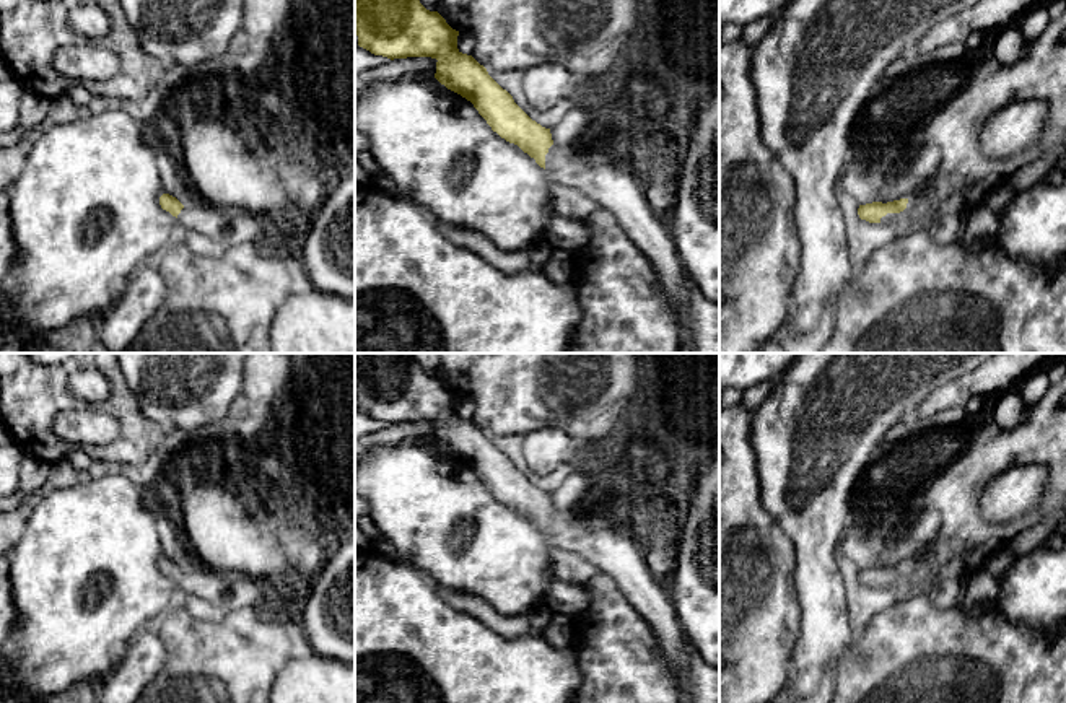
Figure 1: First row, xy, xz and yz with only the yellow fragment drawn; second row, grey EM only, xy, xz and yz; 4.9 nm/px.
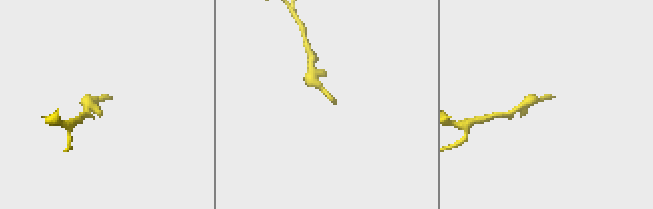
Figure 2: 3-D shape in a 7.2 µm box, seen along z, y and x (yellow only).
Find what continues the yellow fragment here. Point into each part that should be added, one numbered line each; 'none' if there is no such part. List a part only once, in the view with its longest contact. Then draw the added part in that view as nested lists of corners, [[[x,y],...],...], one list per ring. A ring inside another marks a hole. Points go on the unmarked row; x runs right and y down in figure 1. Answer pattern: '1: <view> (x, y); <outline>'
1: xz (614, 549); [[[588,506],[552,509],[545,534],[558,547],[581,553],[601,573],[612,578],[627,600],[651,627],[680,703],[693,703],[687,683],[687,643],[672,605],[667,584],[648,566],[638,534],[612,517],[594,516]]]

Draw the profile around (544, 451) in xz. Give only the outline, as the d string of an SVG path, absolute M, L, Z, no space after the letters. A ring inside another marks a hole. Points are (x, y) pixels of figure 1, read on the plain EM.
M548 428L521 436L522 457L527 467L537 475L547 475L561 469L568 461L576 459L581 444L568 433Z

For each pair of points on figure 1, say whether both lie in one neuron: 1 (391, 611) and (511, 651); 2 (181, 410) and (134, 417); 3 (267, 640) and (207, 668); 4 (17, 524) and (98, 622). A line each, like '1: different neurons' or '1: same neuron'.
1: same neuron
2: different neurons
3: same neuron
4: different neurons

